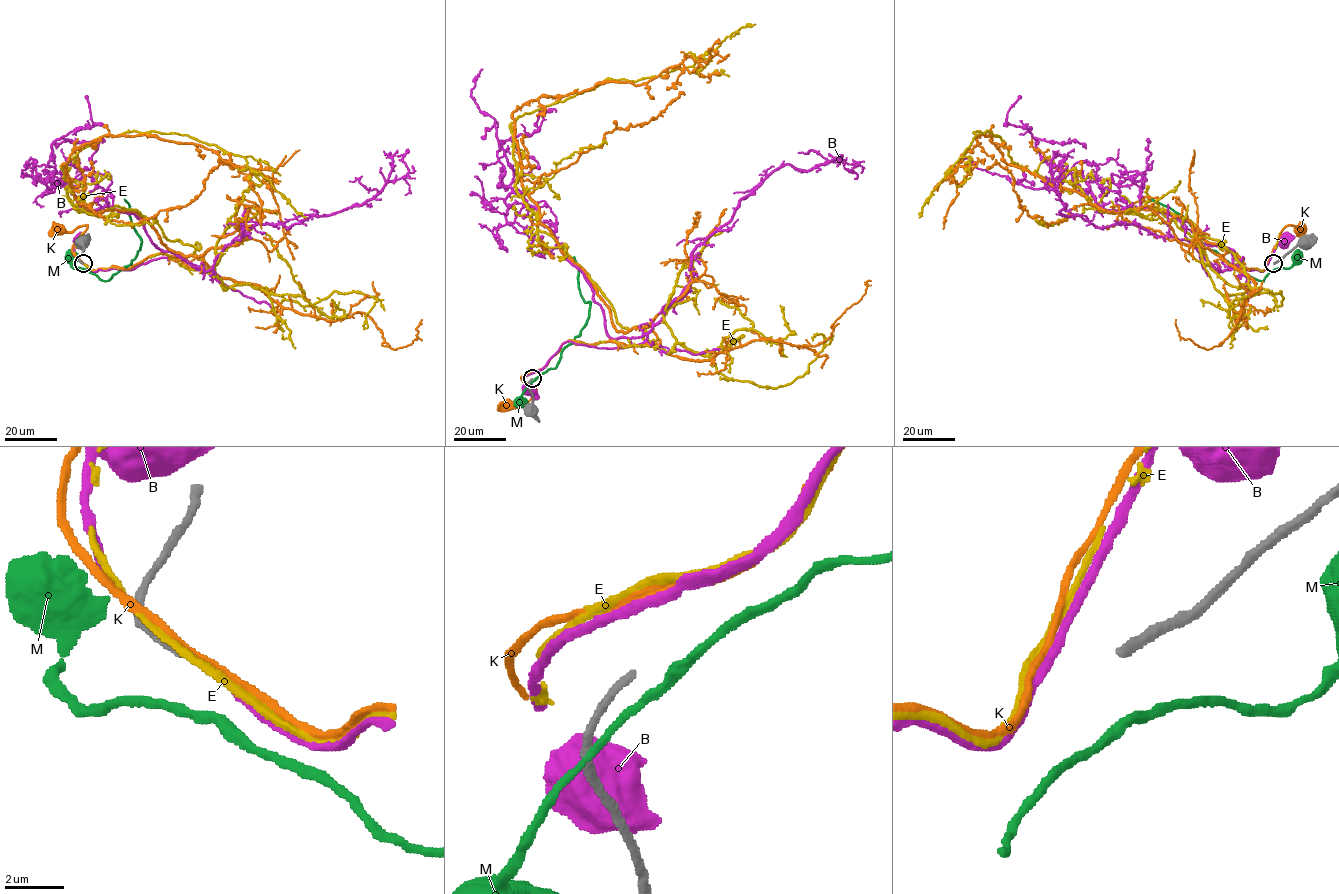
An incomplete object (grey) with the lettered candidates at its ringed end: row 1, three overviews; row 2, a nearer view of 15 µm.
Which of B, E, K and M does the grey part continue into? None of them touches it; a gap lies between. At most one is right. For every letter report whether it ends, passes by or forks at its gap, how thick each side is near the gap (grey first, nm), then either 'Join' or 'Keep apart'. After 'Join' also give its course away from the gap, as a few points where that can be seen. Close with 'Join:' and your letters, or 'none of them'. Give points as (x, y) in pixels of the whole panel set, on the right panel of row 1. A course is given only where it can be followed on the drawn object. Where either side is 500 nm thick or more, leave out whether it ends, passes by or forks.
B: It passes by. Thickness 280 nm (grey) against 280 nm. Keep apart
E: It passes by. Thickness 280 nm (grey) against 240 nm. Keep apart
K: It passes by. Thickness 280 nm (grey) against 260 nm. Keep apart
M: It passes by. Thickness 280 nm (grey) against 320 nm. Keep apart
Join: none of them

